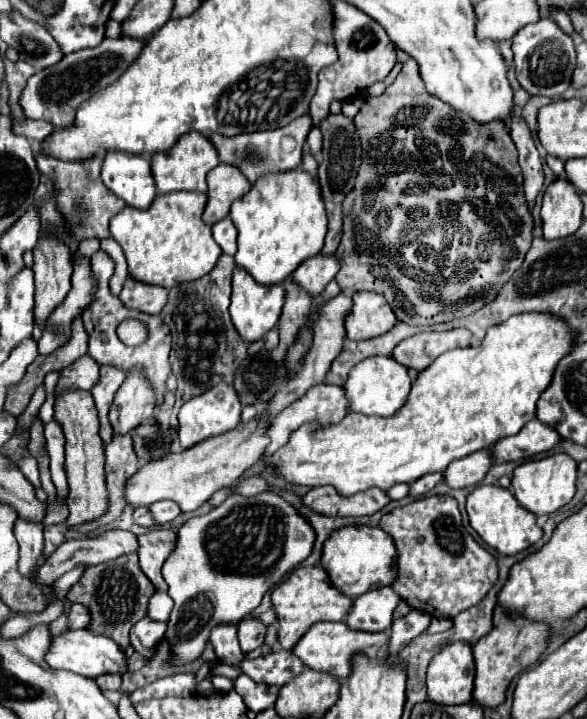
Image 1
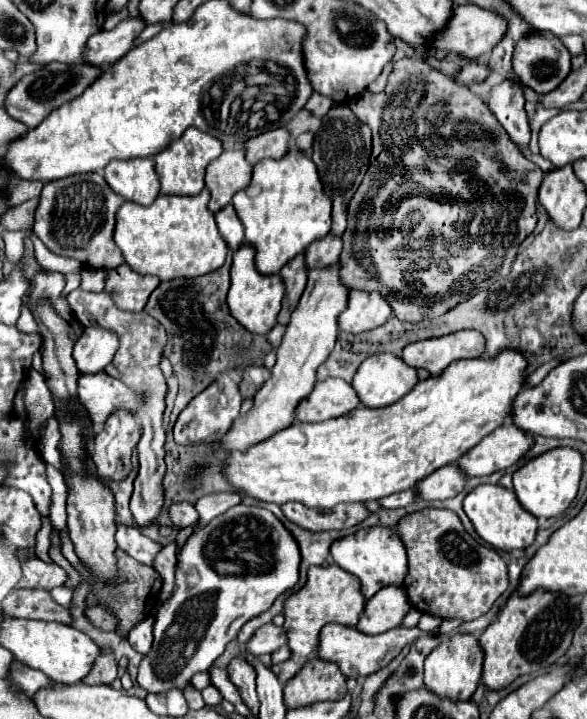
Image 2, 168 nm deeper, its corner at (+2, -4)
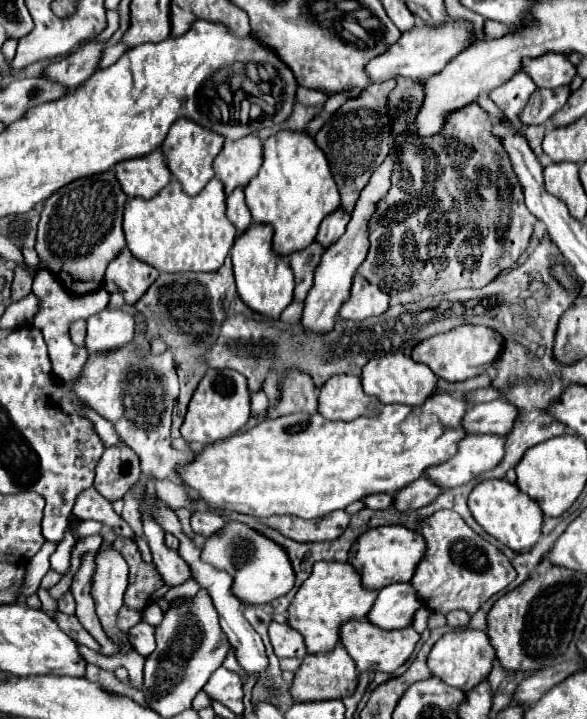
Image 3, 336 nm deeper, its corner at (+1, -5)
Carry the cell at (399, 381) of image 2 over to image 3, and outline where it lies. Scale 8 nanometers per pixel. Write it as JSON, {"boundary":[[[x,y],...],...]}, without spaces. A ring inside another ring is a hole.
{"boundary":[[[397,352],[397,354],[385,354],[381,358],[373,358],[365,364],[361,374],[363,390],[369,396],[377,396],[383,404],[409,404],[419,406],[429,396],[437,392],[439,376],[433,374],[433,370],[421,362],[415,362],[413,358]]]}

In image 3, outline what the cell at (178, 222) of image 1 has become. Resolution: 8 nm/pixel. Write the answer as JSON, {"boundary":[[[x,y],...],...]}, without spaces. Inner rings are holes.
{"boundary":[[[173,178],[155,198],[131,198],[125,206],[125,240],[131,254],[159,272],[215,272],[227,258],[233,240],[235,226],[225,214],[225,186],[219,178],[207,182],[197,194],[189,196],[181,184]]]}

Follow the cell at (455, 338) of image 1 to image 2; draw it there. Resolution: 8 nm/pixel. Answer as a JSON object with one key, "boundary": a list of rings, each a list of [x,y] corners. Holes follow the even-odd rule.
{"boundary":[[[456,331],[444,337],[410,343],[402,351],[402,361],[410,367],[422,367],[430,375],[440,375],[452,361],[480,357],[484,353],[484,337],[478,331]]]}

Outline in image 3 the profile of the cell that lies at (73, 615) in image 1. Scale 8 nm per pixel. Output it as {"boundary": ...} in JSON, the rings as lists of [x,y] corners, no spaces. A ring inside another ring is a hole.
{"boundary":[[[123,608],[123,610],[121,610],[121,620],[119,620],[119,624],[121,624],[121,630],[123,630],[123,632],[127,632],[131,626],[135,626],[135,624],[141,622],[141,620],[143,620],[141,610],[133,610],[133,608]]]}

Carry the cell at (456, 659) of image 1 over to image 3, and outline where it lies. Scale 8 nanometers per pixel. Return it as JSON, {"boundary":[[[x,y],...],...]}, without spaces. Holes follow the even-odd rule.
{"boundary":[[[455,628],[443,634],[433,650],[429,652],[429,670],[431,674],[439,676],[445,684],[461,688],[463,692],[477,686],[477,682],[483,682],[493,666],[495,650],[483,630],[471,630],[471,628]]]}

